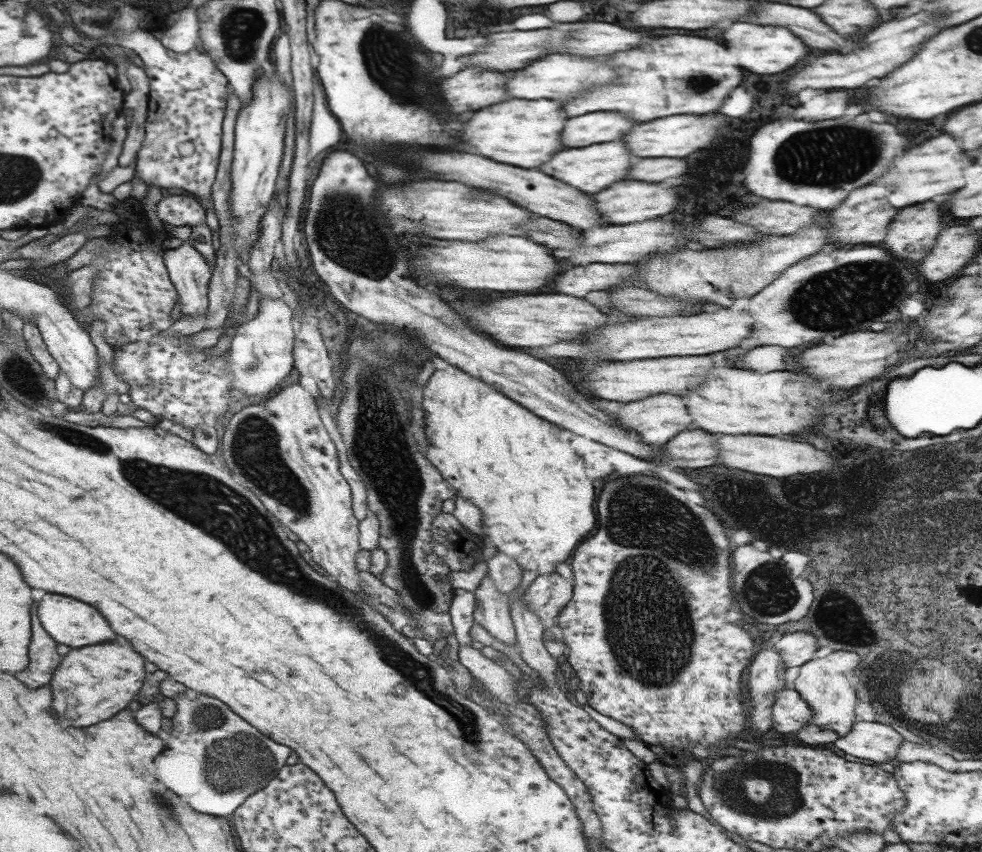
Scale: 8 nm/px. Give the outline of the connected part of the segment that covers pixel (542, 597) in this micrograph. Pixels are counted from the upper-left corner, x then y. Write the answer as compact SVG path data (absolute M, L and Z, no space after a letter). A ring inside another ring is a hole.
M559 573L539 575L524 590L524 600L546 624L546 630L556 626L558 614L569 604L572 595L572 584Z

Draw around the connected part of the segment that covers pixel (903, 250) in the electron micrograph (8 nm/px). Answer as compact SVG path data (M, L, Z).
M914 204L898 210L898 214L892 218L888 226L884 242L880 243L892 256L920 260L930 252L942 228L944 218L938 204Z

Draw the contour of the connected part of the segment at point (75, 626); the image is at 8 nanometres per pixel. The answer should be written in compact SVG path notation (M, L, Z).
M48 594L40 604L40 618L44 628L62 644L68 644L72 648L92 646L92 644L104 644L118 640L118 634L110 626L110 622L102 616L102 612L82 600L60 596L60 594Z

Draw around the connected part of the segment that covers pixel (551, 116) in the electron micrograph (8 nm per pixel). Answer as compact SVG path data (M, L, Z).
M508 100L500 104L486 106L478 110L460 130L460 140L470 146L470 150L490 156L502 164L512 164L520 168L534 168L552 158L554 152L562 150L560 132L564 126L564 112L560 104L552 100Z

